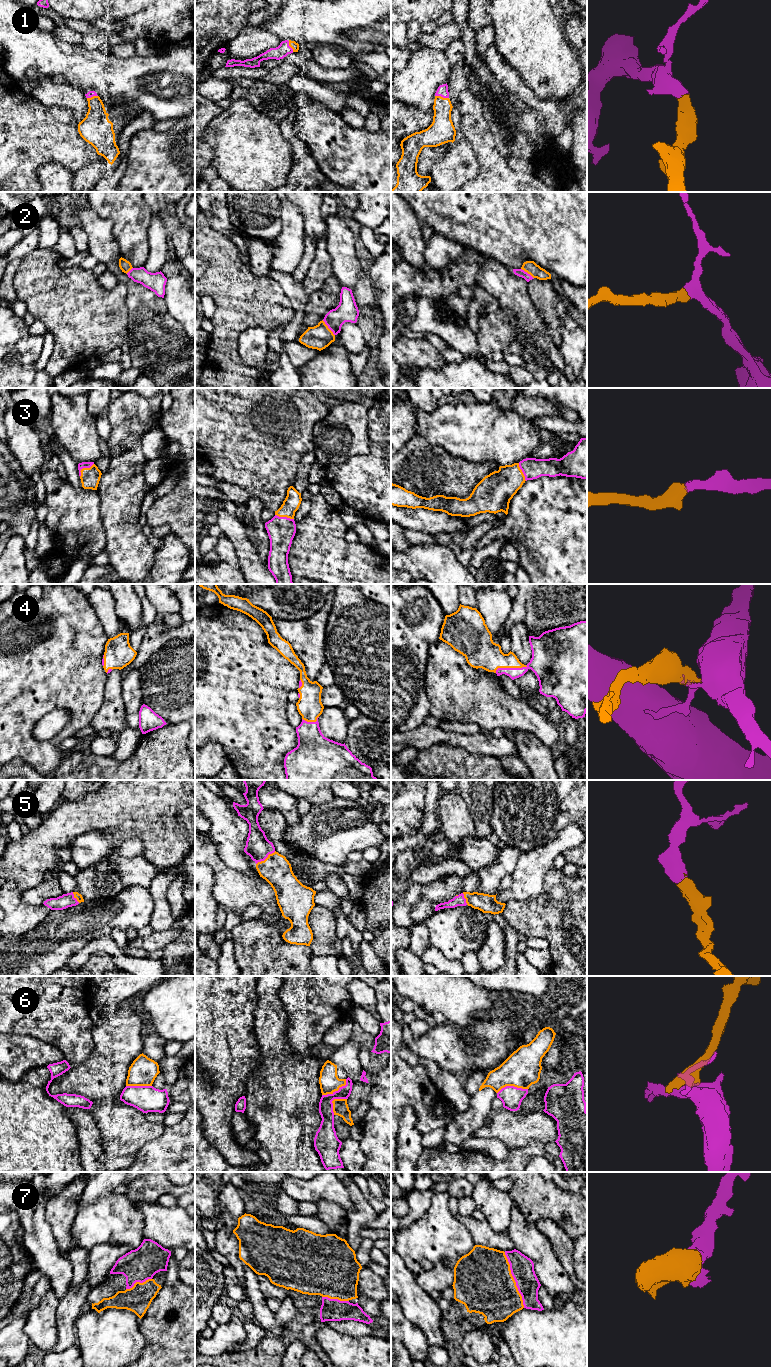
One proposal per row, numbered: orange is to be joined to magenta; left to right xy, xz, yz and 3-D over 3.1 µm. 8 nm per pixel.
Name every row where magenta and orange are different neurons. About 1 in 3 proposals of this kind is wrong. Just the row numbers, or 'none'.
6

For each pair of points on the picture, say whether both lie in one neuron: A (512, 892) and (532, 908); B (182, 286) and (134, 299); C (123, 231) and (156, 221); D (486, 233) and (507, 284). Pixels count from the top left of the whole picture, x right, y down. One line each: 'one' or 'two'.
A: two
B: two
C: two
D: two

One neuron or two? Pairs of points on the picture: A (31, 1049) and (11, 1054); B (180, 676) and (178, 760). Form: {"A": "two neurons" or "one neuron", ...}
{"A": "one neuron", "B": "two neurons"}

